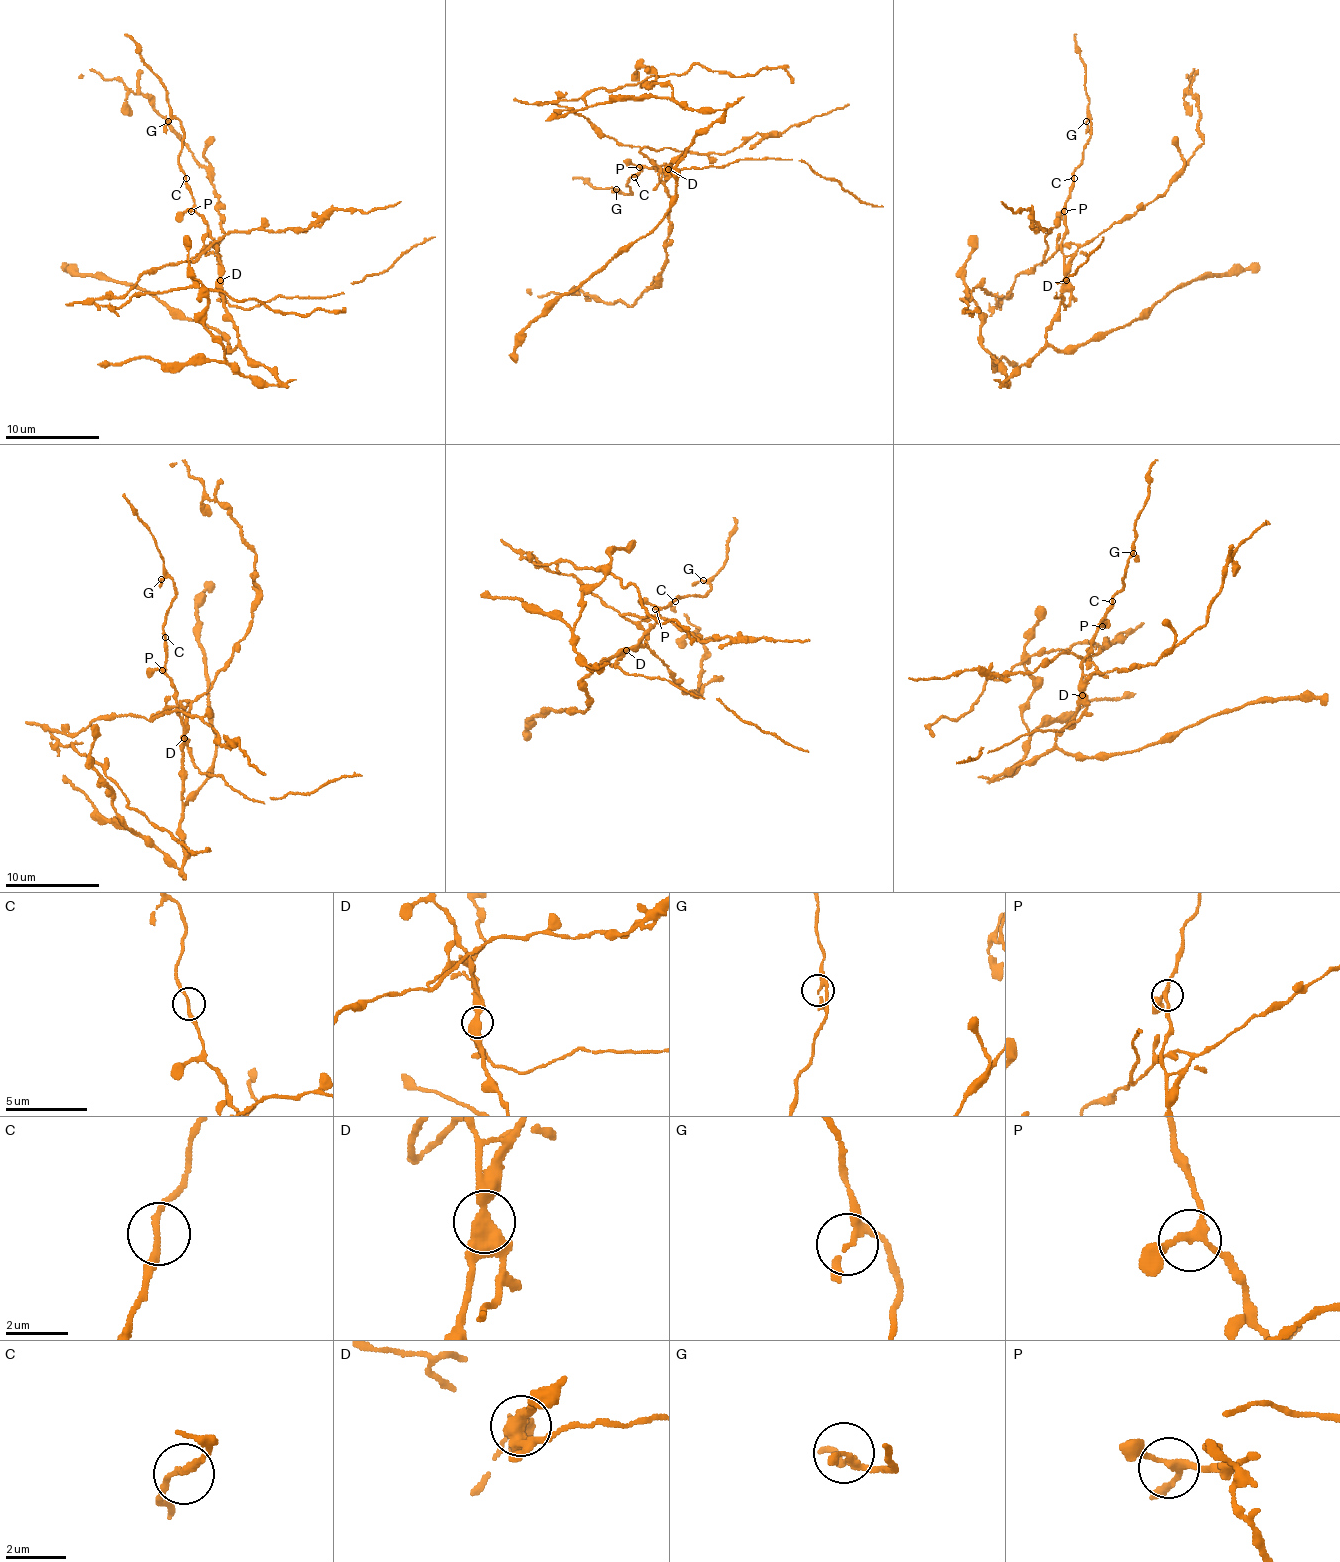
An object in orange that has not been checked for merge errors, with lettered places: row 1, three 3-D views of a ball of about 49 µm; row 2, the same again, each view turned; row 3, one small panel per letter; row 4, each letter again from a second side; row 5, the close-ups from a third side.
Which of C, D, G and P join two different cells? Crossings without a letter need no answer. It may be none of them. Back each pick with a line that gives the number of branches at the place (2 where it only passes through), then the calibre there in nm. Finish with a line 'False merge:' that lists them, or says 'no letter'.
D: 3 branches meet; 420 nm thick
False merge: D

